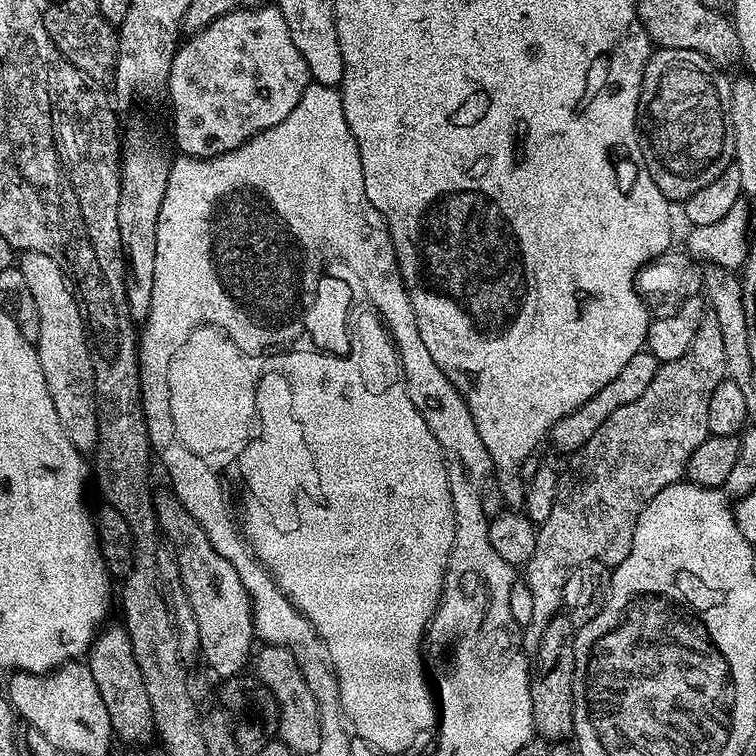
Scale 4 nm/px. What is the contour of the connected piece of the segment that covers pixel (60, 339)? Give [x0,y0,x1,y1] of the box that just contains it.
[18,252,98,453]

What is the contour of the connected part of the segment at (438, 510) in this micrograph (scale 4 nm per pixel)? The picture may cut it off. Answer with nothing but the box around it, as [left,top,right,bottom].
[238,316,456,752]

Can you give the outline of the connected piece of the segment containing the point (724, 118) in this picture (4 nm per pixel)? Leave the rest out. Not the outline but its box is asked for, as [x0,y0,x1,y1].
[638,47,734,202]

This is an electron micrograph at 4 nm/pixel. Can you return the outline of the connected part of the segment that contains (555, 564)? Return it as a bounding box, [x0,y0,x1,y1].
[522,314,728,654]

